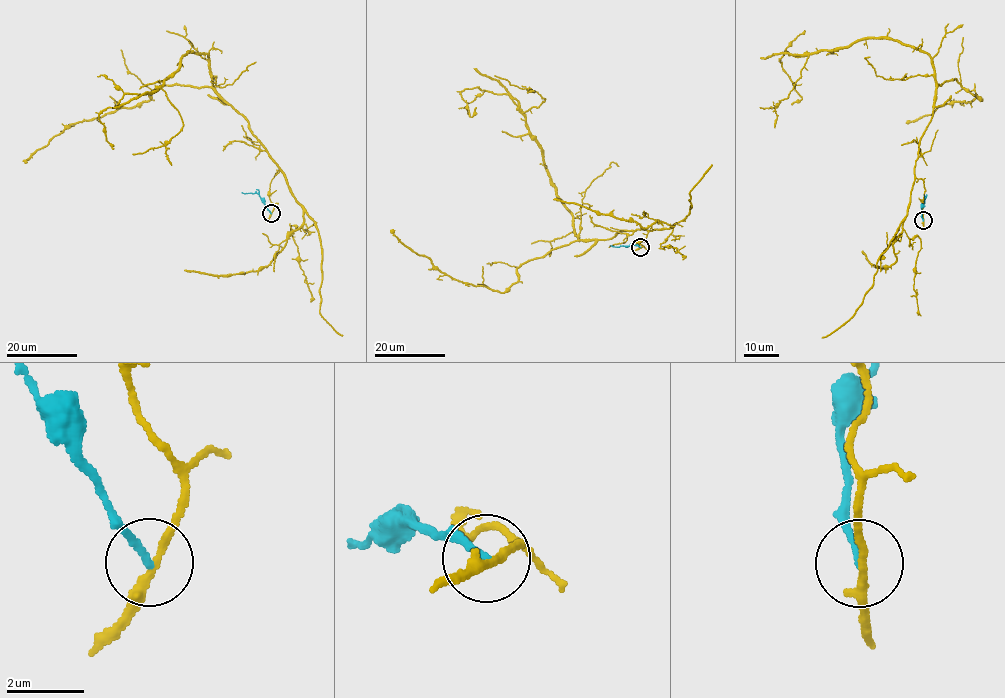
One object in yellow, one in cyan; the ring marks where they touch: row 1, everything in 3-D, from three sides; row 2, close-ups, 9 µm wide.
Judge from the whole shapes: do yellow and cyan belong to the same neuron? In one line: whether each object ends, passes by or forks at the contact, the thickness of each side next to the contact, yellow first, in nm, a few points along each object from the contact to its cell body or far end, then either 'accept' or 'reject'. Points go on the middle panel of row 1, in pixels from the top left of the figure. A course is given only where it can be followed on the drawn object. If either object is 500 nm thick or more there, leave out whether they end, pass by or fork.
yellow passes by; cyan ends there; 200 nm thick on the yellow side, 180 nm on the other; yellow runs (641, 247), (646, 229), (579, 238), (521, 109), (507, 94), (477, 87), (460, 92), (471, 117), (476, 107); cyan runs (640, 247), (633, 244), (610, 245); reject

